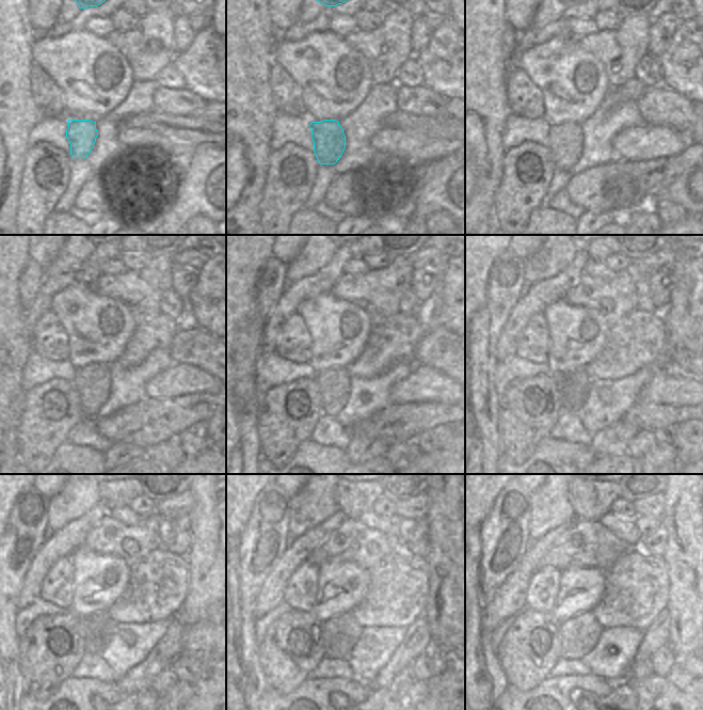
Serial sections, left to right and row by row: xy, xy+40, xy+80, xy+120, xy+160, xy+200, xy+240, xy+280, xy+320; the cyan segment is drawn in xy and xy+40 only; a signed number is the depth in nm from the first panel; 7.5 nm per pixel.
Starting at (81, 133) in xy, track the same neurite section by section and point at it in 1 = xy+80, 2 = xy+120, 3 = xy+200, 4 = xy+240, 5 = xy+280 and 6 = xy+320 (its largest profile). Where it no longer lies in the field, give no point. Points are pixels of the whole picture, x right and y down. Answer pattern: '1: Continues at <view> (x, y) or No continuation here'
1: Continues at xy+80 (565, 139)
2: Continues at xy+120 (93, 381)
3: Continues at xy+200 (573, 387)
4: Continues at xy+240 (92, 627)
5: Continues at xy+280 (336, 646)
6: Continues at xy+320 (575, 646).

